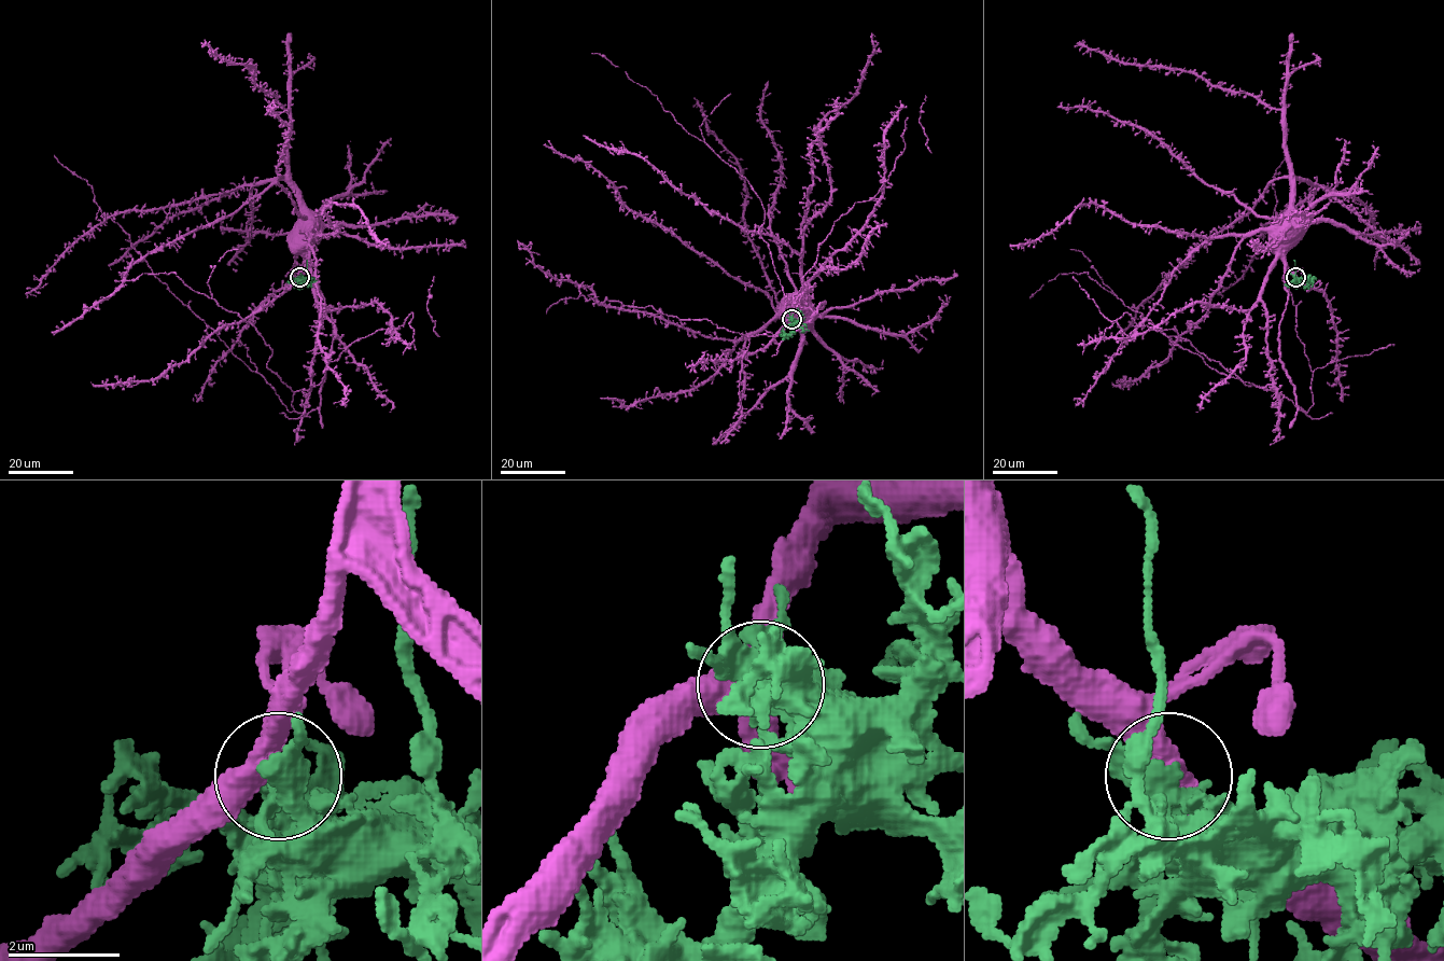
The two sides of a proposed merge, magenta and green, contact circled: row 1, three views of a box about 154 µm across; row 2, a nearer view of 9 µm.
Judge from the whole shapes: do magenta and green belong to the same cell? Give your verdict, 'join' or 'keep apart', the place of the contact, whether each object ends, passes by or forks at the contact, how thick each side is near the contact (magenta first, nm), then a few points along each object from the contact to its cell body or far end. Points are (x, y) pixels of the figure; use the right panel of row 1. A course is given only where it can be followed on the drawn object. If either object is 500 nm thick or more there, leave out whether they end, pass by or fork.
keep apart; at (1295, 277); magenta passes by; green passes by; 480 nm thick on the magenta side, 360 nm on the other; magenta runs (1295, 277), (1288, 266), (1279, 240); green runs (1295, 277), (1298, 280), (1293, 260)

